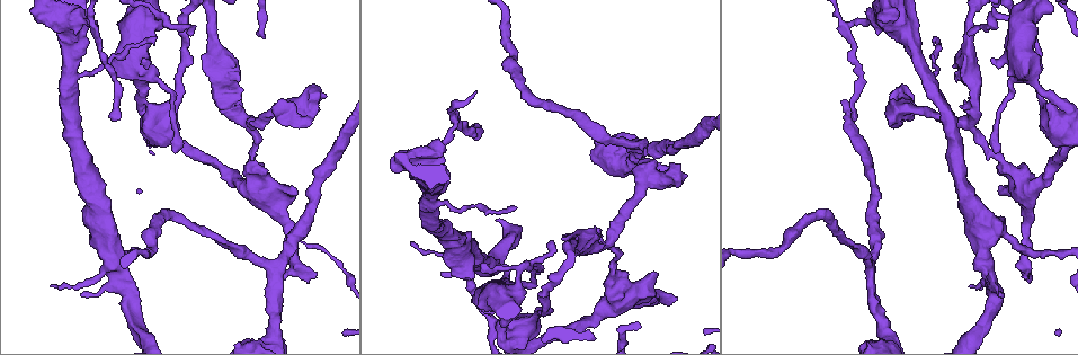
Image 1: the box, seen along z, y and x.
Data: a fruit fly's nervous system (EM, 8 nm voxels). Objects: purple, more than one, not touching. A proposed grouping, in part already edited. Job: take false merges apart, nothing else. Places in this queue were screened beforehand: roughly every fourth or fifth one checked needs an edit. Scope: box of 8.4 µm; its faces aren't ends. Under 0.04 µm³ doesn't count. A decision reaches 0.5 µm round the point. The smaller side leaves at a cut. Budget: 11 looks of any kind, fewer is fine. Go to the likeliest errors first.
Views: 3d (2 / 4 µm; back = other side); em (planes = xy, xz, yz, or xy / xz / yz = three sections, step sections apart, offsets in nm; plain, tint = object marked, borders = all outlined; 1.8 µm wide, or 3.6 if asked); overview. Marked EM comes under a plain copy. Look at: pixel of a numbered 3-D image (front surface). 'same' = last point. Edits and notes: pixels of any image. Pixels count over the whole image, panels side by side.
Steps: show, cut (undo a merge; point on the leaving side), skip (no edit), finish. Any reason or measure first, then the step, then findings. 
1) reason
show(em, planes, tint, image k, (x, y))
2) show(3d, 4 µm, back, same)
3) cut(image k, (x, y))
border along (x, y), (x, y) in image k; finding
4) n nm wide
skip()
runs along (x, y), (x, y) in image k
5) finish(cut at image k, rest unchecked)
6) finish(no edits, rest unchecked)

branch point
show(em, xy, step 8, tint, image 1, (905, 34))

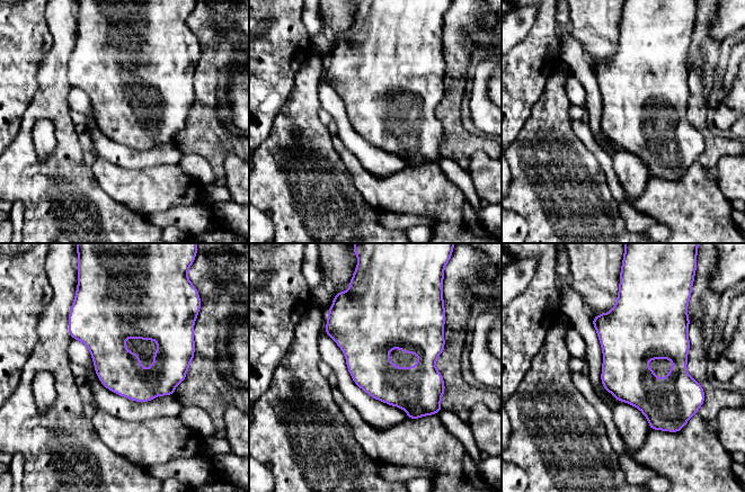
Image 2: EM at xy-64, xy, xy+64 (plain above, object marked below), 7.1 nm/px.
skip()
continuous, no second cell

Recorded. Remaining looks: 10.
arms part here
show(em, 3.6 µm, xy, step 16, tint, image 1, (467, 272))

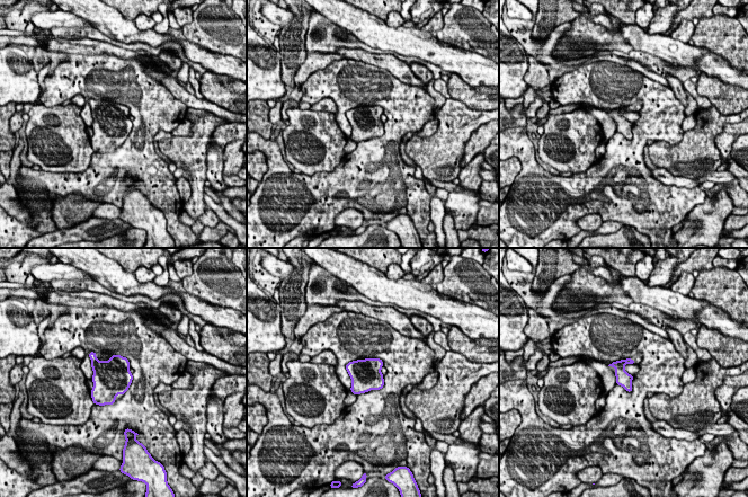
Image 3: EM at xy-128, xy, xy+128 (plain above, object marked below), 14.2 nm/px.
show(em, 3.6 µm, planes, tint, same)

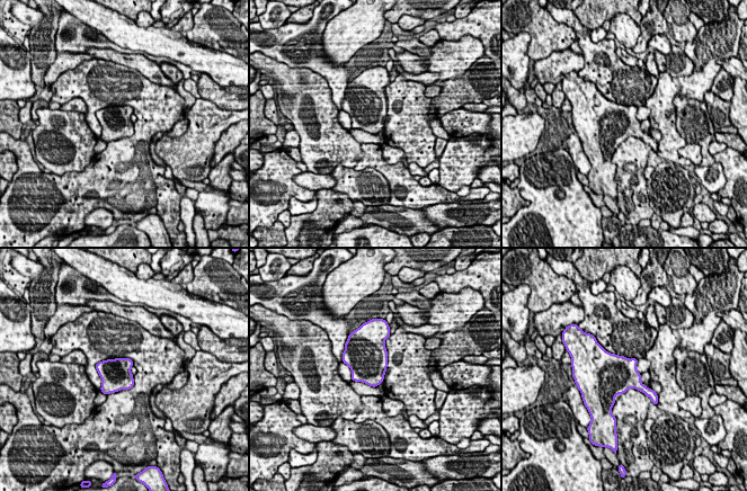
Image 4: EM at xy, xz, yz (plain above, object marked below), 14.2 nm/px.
skip()
continuous, no second cell

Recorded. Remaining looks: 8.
calibre changes
show(em, planes, tint, image 1, (613, 274))

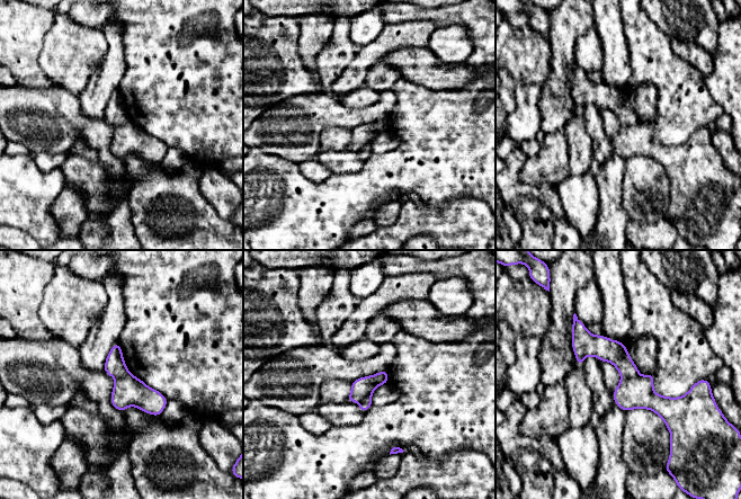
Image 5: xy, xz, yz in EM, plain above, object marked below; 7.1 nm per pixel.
cut(image 5, (360, 388))
border along (374, 375), (371, 391), (359, 402) in image 5; a second cell is stuck on

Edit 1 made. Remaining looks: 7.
finish(cut at image 5, rest unchecked)

